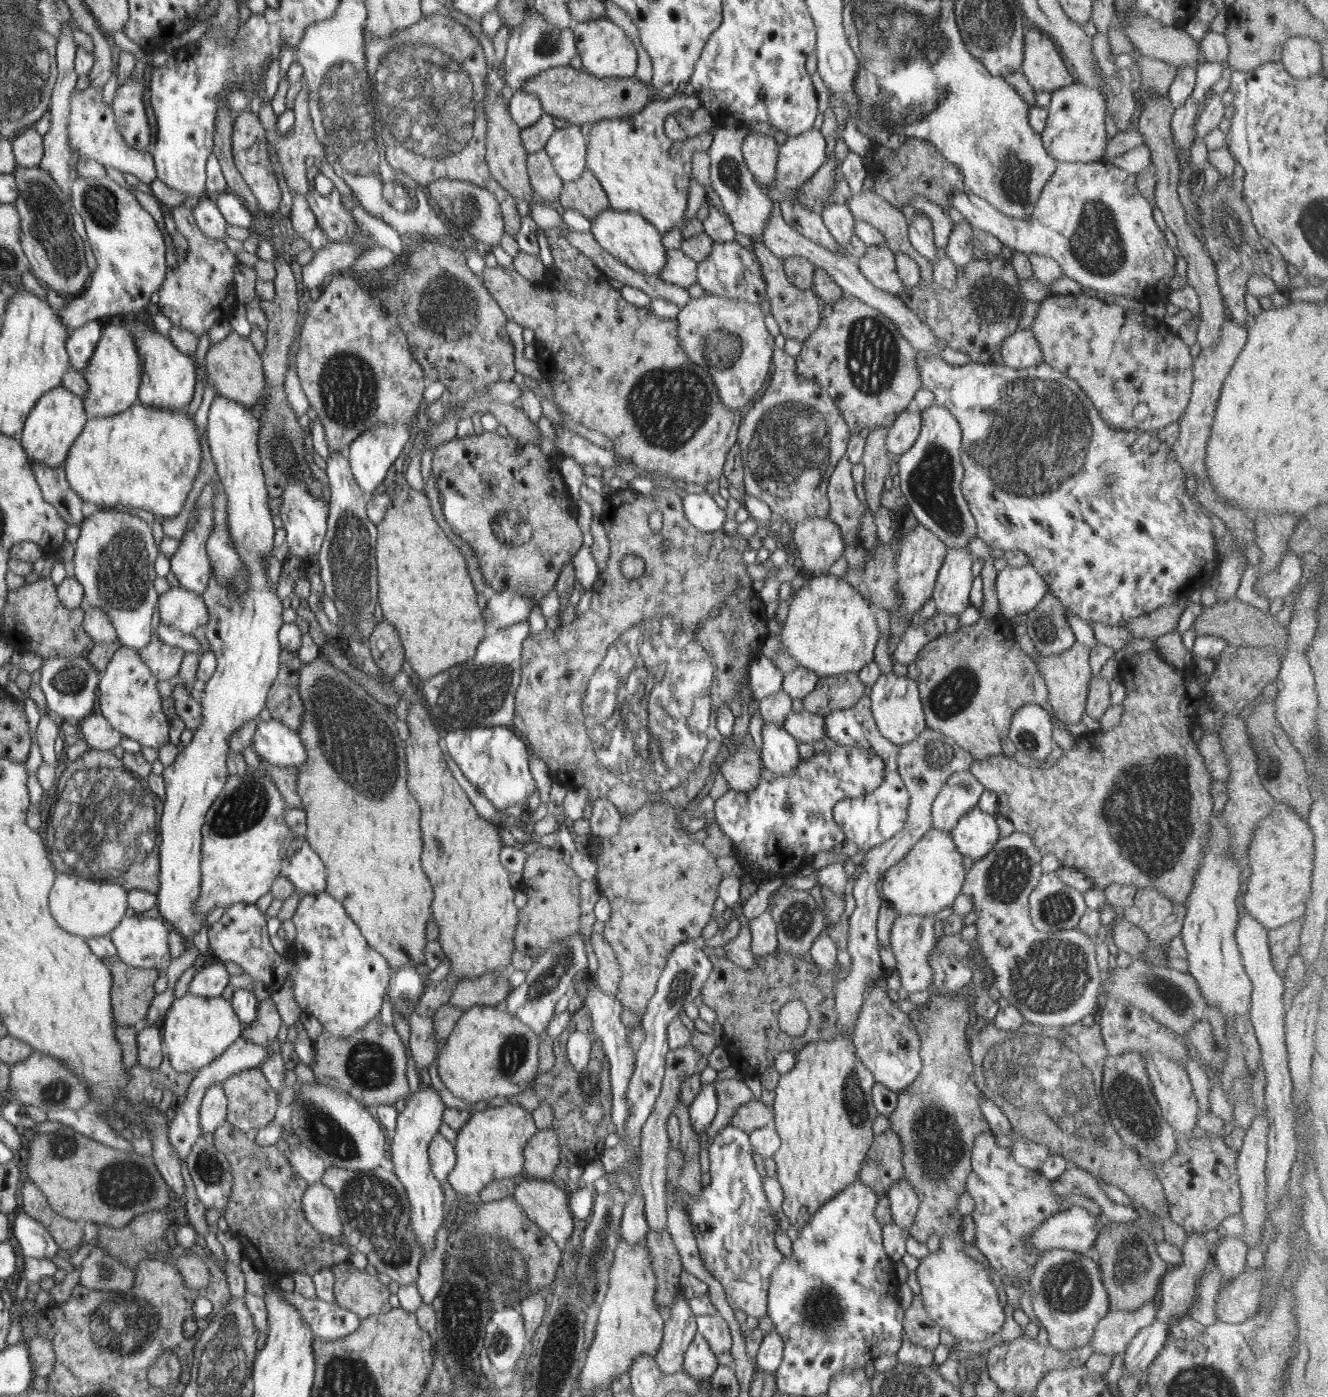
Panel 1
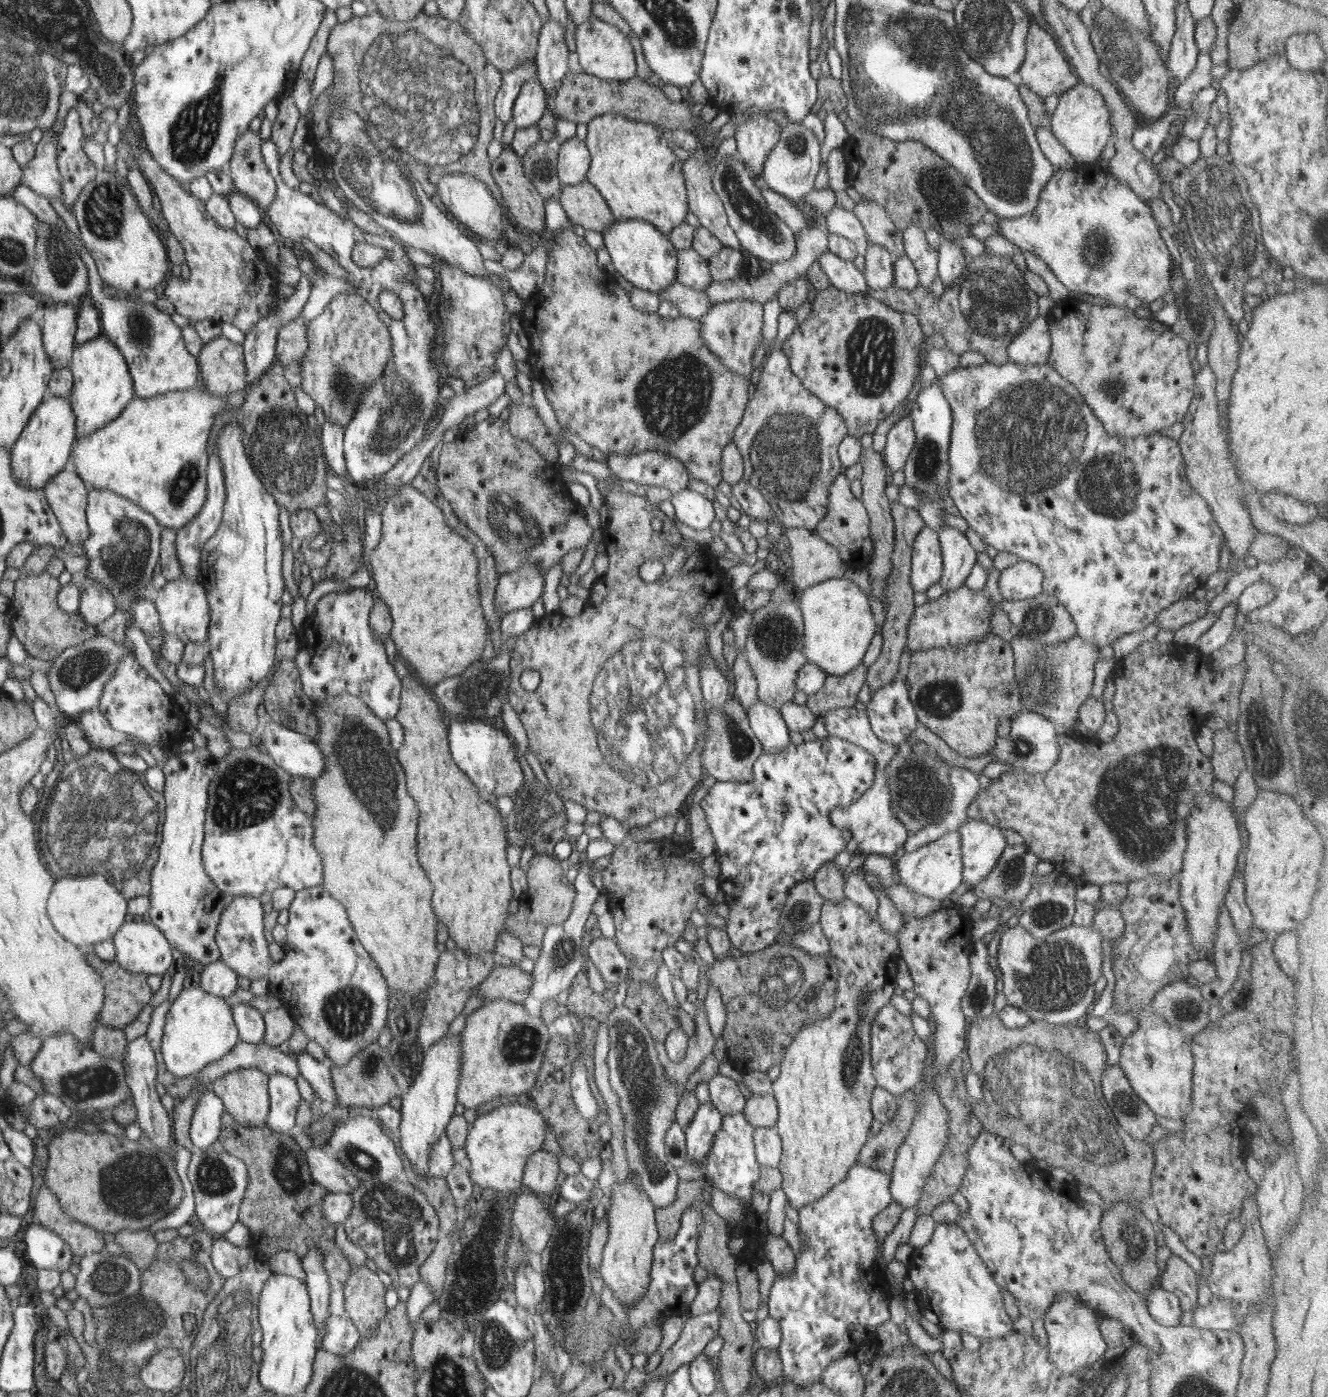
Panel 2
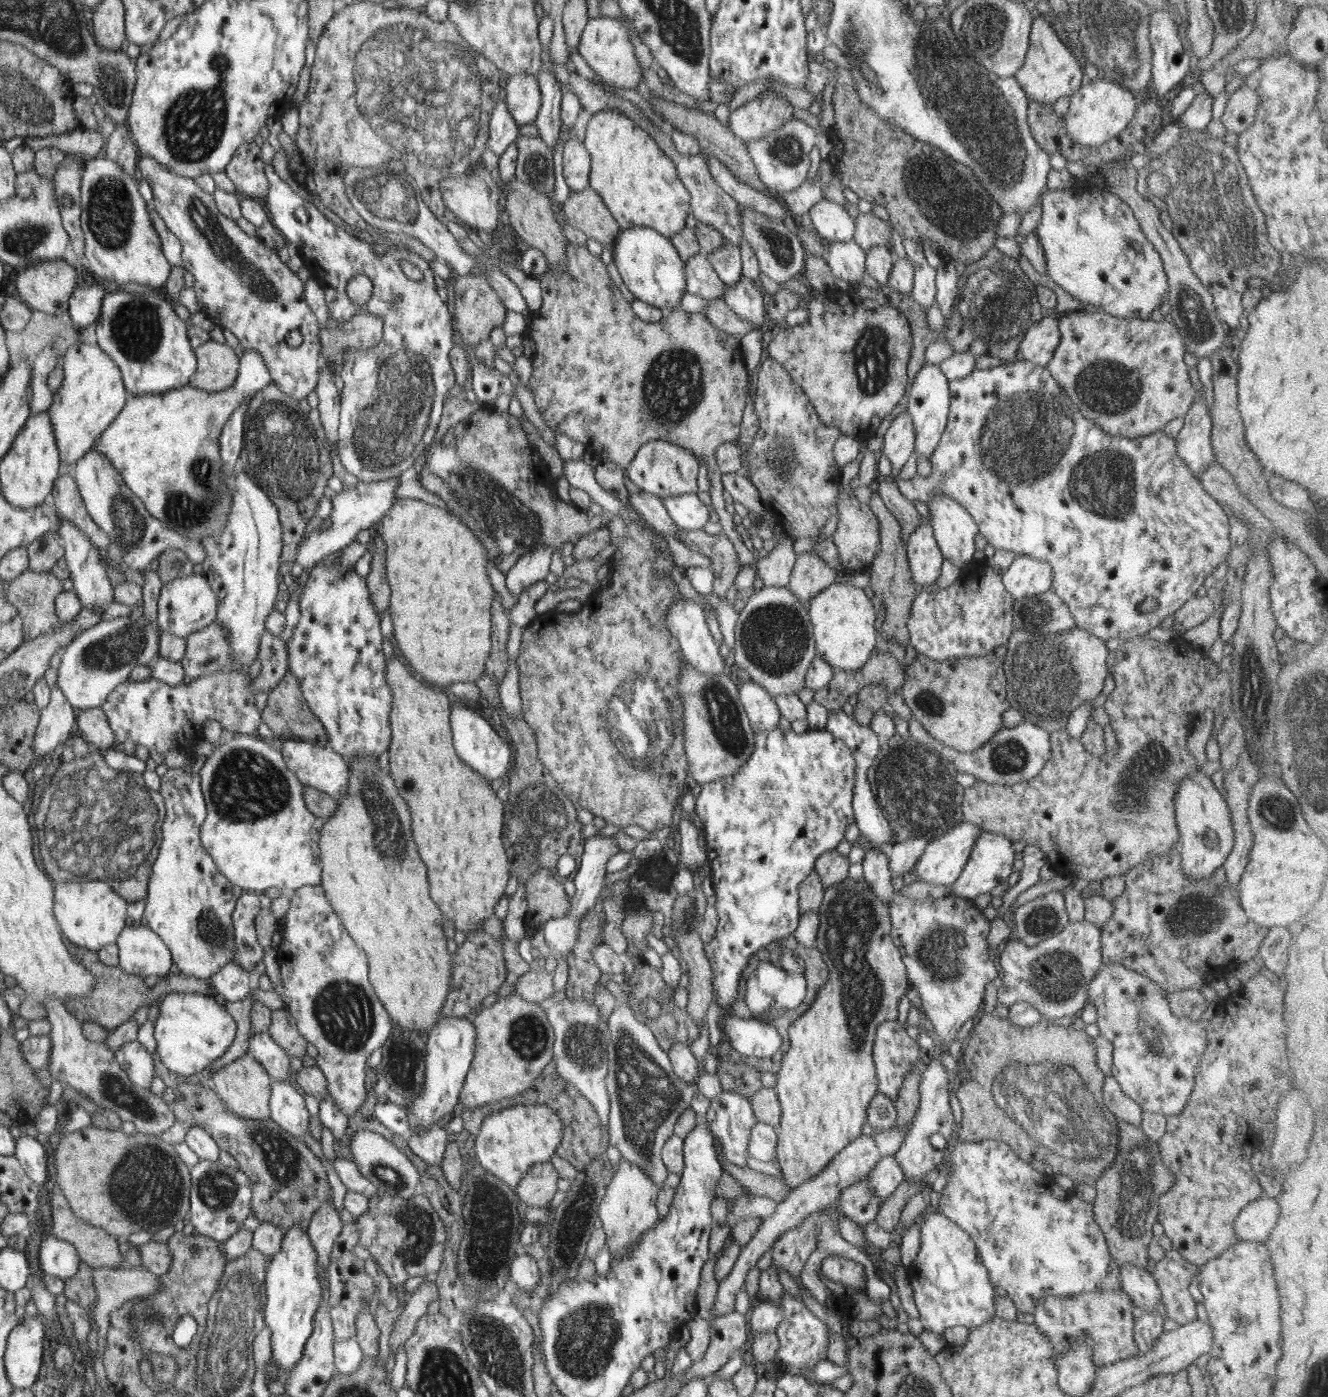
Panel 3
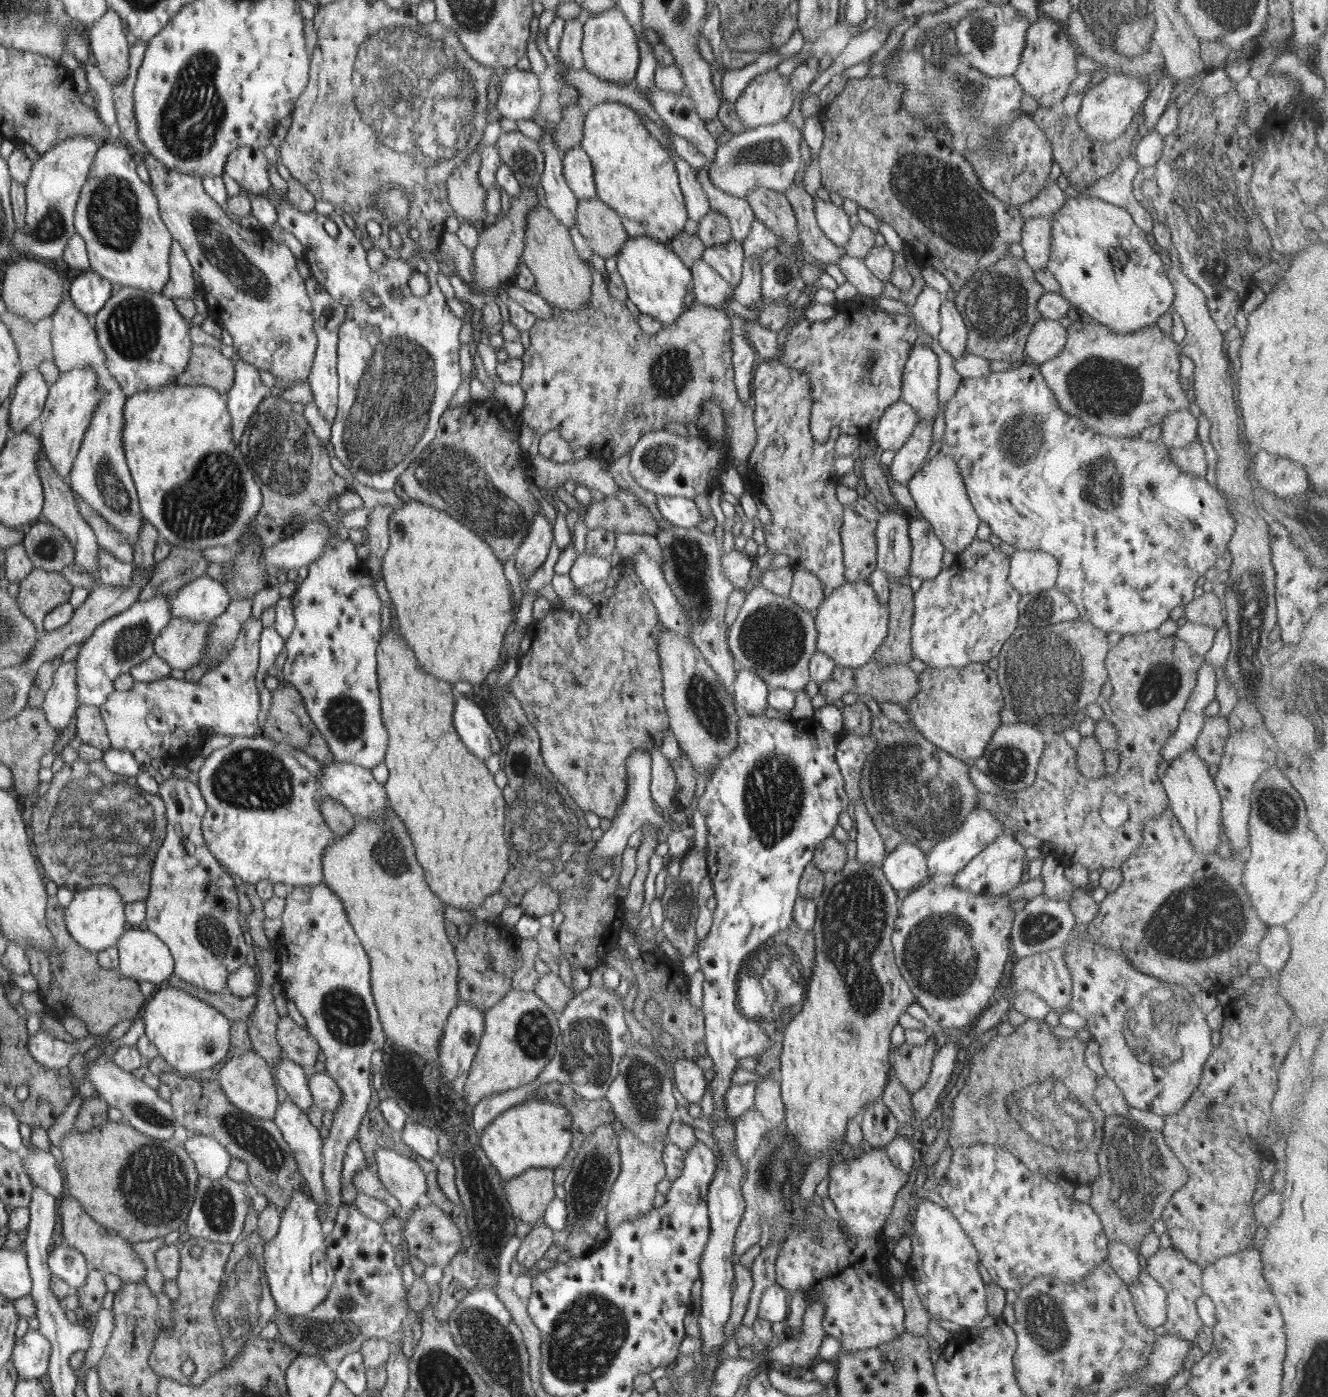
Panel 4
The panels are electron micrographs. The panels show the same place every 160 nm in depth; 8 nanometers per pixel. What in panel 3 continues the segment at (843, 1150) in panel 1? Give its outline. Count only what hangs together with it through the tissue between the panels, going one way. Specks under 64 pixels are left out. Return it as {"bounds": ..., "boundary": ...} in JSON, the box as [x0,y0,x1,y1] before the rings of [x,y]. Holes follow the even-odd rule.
{"bounds":[774,878,908,1190],"boundary":[[[864,878],[860,881],[849,879],[838,885],[826,888],[818,913],[820,926],[816,934],[815,948],[819,950],[824,962],[828,965],[828,968],[830,968],[829,979],[818,991],[816,1000],[811,1004],[808,1012],[796,1019],[796,1022],[793,1022],[789,1026],[787,1033],[789,1034],[790,1046],[783,1056],[781,1066],[777,1071],[777,1079],[774,1086],[781,1106],[780,1128],[777,1132],[777,1160],[781,1166],[781,1172],[785,1180],[784,1183],[788,1190],[798,1188],[812,1177],[819,1175],[843,1148],[846,1148],[848,1144],[862,1135],[862,1126],[867,1122],[867,1110],[870,1101],[874,1095],[879,1093],[877,1074],[875,1073],[875,1062],[873,1061],[875,1032],[881,1022],[898,1020],[898,1001],[906,995],[906,989],[908,988],[907,968],[891,938],[892,925],[889,903],[882,902],[876,894],[872,892],[872,887],[868,887],[868,883],[864,881]]]}

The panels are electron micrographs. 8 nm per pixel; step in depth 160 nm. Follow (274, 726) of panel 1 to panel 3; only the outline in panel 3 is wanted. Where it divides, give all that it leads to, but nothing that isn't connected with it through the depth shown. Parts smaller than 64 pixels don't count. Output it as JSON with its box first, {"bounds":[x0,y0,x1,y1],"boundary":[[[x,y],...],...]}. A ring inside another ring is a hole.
{"bounds":[281,738,350,800],"boundary":[[[290,738],[285,741],[282,740],[281,753],[287,761],[287,766],[292,771],[295,771],[299,781],[304,786],[314,787],[319,791],[329,794],[336,800],[347,795],[347,784],[350,776],[349,763],[346,758],[338,754],[334,749],[326,746],[321,747],[302,739]]]}

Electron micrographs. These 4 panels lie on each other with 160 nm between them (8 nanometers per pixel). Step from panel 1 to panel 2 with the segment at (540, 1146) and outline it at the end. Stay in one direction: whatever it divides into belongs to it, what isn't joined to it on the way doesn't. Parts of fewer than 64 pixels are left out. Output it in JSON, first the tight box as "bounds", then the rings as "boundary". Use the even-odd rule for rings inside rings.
{"bounds":[522,1147,560,1199],"boundary":[[[542,1147],[527,1158],[522,1188],[553,1199],[558,1191],[556,1180],[560,1171],[558,1157]]]}

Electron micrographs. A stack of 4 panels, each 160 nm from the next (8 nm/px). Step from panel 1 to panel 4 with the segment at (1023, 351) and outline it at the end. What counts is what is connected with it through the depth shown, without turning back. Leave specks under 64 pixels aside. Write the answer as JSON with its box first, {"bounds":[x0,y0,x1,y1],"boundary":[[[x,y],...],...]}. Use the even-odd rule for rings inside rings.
{"bounds":[1025,318,1067,366],"boundary":[[[1041,318],[1025,344],[1025,352],[1037,366],[1060,355],[1067,341],[1067,330],[1059,321]]]}

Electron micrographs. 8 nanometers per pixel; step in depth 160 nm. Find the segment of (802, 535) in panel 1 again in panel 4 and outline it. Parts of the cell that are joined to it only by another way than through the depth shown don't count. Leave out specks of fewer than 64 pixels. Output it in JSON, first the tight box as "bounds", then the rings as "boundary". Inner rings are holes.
{"bounds":[788,569,825,613],"boundary":[[[796,569],[793,571],[793,581],[788,597],[804,610],[815,613],[824,601],[825,588],[822,581],[809,570]]]}

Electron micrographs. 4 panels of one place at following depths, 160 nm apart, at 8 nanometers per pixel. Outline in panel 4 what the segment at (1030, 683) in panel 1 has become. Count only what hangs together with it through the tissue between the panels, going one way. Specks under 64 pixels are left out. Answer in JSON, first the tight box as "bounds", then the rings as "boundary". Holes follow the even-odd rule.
{"bounds":[905,663,1006,766],"boundary":[[[970,663],[962,668],[926,667],[918,674],[920,692],[905,702],[905,710],[911,716],[921,734],[938,748],[975,766],[992,735],[1001,725],[1000,712],[1006,707],[997,671],[988,663]]]}

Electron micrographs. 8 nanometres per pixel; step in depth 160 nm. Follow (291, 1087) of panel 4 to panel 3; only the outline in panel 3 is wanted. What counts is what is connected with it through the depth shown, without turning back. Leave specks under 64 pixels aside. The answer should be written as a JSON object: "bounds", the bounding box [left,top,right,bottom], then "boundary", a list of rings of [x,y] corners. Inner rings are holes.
{"bounds":[247,1032,290,1082],"boundary":[[[268,1032],[252,1033],[248,1042],[247,1053],[258,1059],[276,1081],[286,1082],[290,1076],[290,1059],[287,1052],[278,1046]]]}

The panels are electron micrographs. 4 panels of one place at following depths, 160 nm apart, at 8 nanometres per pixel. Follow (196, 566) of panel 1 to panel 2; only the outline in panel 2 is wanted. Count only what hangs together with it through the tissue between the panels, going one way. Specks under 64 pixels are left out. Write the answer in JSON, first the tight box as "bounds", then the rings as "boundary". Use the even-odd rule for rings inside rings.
{"bounds":[176,448,227,581],"boundary":[[[217,448],[213,450],[210,457],[209,468],[207,470],[207,486],[206,504],[204,504],[200,514],[188,525],[176,531],[177,559],[179,560],[179,565],[182,567],[183,576],[186,580],[196,581],[197,578],[202,575],[203,547],[207,544],[207,540],[214,536],[223,520],[227,489],[223,460],[221,460],[221,456],[218,455]]]}

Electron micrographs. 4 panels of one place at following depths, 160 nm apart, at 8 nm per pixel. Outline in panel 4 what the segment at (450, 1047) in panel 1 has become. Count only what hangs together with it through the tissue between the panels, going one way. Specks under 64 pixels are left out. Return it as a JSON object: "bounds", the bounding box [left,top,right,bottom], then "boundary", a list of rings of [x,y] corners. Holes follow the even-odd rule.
{"bounds":[463,991,561,1109],"boundary":[[[512,991],[484,1015],[486,1030],[464,1084],[463,1098],[469,1109],[484,1096],[515,1090],[536,1081],[557,1051],[561,1036],[558,1014],[538,998],[535,991]]]}

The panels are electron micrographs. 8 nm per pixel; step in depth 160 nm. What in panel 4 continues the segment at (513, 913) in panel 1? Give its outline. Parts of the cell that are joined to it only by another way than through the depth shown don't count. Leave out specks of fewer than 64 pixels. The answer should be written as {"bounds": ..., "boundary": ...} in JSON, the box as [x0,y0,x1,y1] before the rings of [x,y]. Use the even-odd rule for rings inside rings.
{"bounds":[379,626,510,910],"boundary":[[[390,626],[388,634],[384,635],[384,642],[380,642],[380,680],[379,691],[380,698],[384,698],[384,726],[386,727],[389,743],[385,754],[385,764],[389,770],[389,777],[385,784],[385,791],[387,792],[388,800],[392,809],[396,812],[400,819],[406,824],[408,835],[411,838],[416,838],[416,858],[420,858],[420,862],[424,862],[423,870],[428,870],[428,882],[432,884],[432,890],[436,890],[436,894],[440,898],[444,898],[446,905],[454,908],[460,908],[461,910],[476,910],[491,894],[500,892],[500,884],[506,876],[508,871],[508,856],[510,856],[510,840],[506,840],[506,834],[504,834],[504,822],[506,822],[506,804],[507,800],[502,798],[502,790],[498,788],[497,784],[494,784],[494,778],[492,774],[488,772],[488,768],[468,752],[468,748],[464,746],[462,739],[459,737],[457,730],[454,730],[452,726],[452,710],[454,710],[454,696],[452,696],[452,686],[450,684],[444,684],[442,680],[434,678],[434,676],[428,676],[424,674],[418,664],[416,664],[416,658],[414,658],[414,652],[406,646],[406,642],[397,635],[398,632],[394,632],[394,629]]]}

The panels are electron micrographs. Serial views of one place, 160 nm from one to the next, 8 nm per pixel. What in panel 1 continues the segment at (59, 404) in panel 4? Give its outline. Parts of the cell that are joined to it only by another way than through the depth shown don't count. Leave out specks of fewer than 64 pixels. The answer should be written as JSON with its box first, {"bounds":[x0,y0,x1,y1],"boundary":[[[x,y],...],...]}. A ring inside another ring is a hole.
{"bounds":[82,324,143,417],"boundary":[[[123,324],[106,325],[102,340],[96,346],[95,353],[92,354],[92,359],[82,374],[88,386],[83,403],[90,417],[109,417],[123,413],[139,401],[143,364],[128,327]]]}

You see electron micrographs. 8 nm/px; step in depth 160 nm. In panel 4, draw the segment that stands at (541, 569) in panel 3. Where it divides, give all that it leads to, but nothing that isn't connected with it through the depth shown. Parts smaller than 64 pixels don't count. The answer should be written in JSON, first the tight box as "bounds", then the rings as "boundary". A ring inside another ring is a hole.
{"bounds":[515,508,555,578],"boundary":[[[542,508],[533,517],[532,526],[516,550],[515,567],[520,577],[530,578],[545,563],[555,538]]]}

